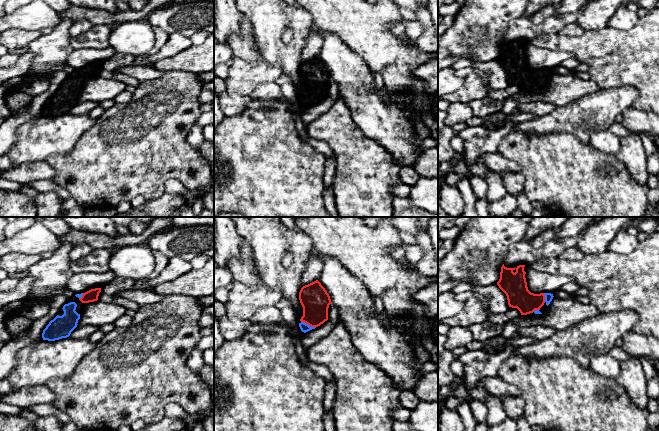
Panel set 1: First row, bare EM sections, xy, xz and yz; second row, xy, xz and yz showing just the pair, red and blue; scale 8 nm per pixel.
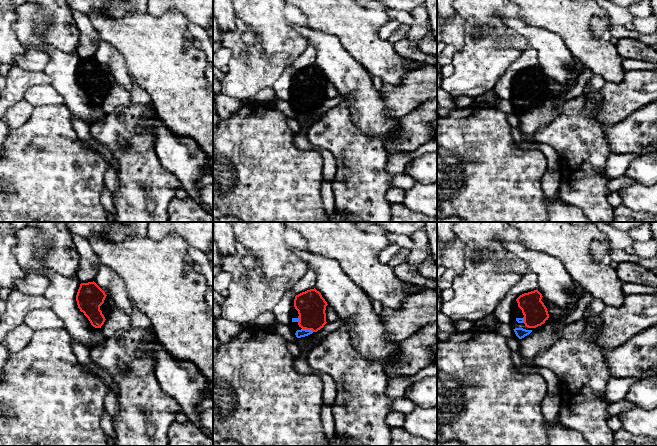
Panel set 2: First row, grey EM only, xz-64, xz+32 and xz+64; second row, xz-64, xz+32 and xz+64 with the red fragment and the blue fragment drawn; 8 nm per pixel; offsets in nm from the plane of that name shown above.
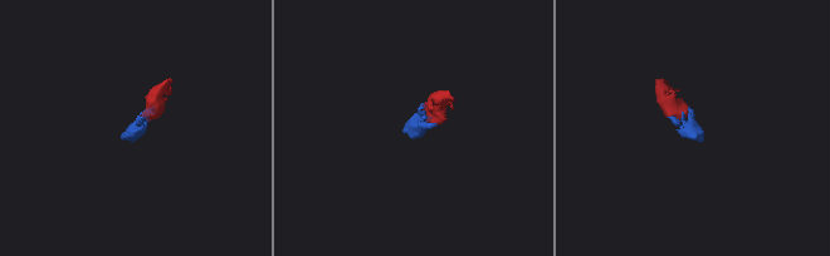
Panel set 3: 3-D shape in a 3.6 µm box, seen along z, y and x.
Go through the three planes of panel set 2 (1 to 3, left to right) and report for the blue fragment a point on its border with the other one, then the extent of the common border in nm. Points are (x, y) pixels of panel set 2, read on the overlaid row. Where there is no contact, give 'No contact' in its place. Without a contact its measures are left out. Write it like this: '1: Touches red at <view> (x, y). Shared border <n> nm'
1: No contact
2: Touches red at xz+32 (307, 329). Shared border 90 nm
3: Touches red at xz+64 (524, 320). Shared border 50 nm

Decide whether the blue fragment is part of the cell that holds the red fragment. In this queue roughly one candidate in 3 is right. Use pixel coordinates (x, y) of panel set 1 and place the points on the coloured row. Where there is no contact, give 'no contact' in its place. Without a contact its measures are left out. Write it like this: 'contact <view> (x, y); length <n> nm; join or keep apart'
contact xz (308, 324); length 130 nm; join

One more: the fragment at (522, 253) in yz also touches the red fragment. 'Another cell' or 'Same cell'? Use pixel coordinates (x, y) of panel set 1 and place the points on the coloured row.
Another cell

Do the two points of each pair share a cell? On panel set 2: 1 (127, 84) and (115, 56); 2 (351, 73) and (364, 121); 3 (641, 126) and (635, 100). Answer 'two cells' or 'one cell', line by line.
1: one cell
2: one cell
3: two cells

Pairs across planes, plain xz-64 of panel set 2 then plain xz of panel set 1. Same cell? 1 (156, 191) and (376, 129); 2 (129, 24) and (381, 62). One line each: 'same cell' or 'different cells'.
1: different cells
2: same cell

